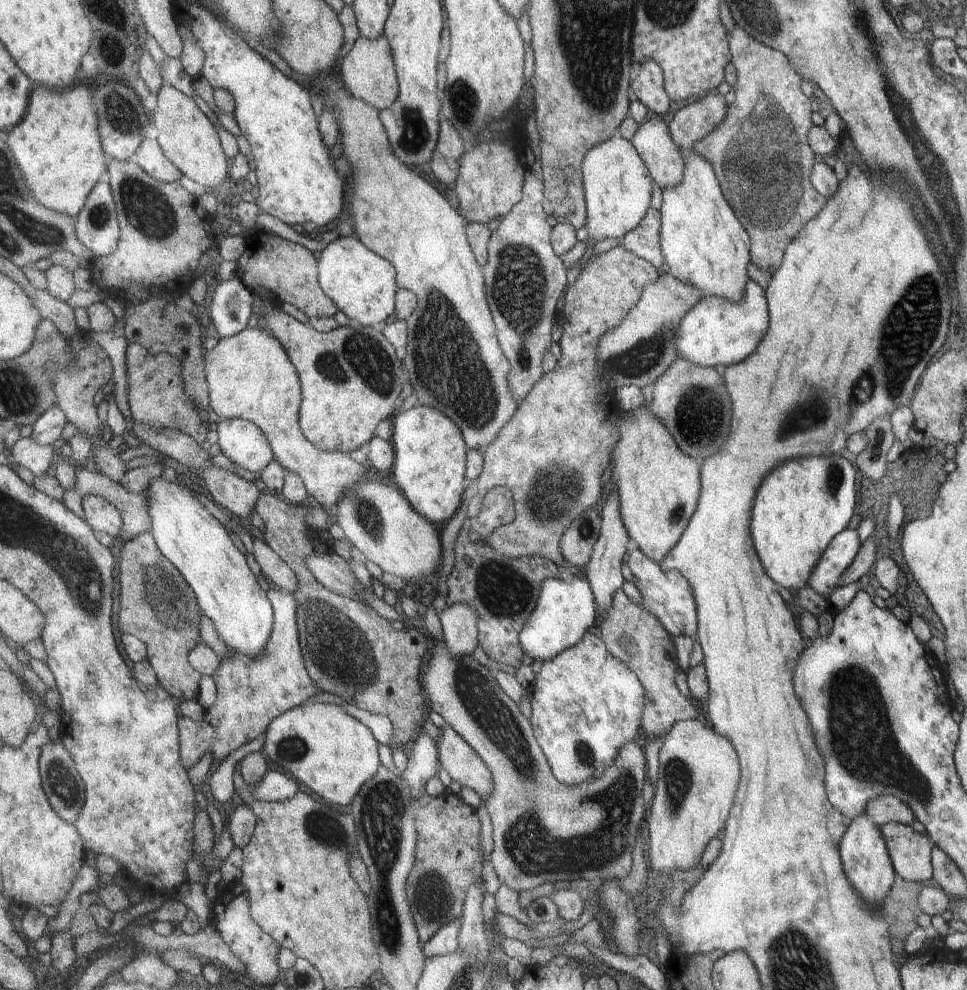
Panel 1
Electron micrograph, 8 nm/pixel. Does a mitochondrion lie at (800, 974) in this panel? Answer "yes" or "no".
yes

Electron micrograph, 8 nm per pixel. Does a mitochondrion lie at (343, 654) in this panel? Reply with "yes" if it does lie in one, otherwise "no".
yes

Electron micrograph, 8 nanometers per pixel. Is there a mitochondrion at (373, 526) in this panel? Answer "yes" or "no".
yes

